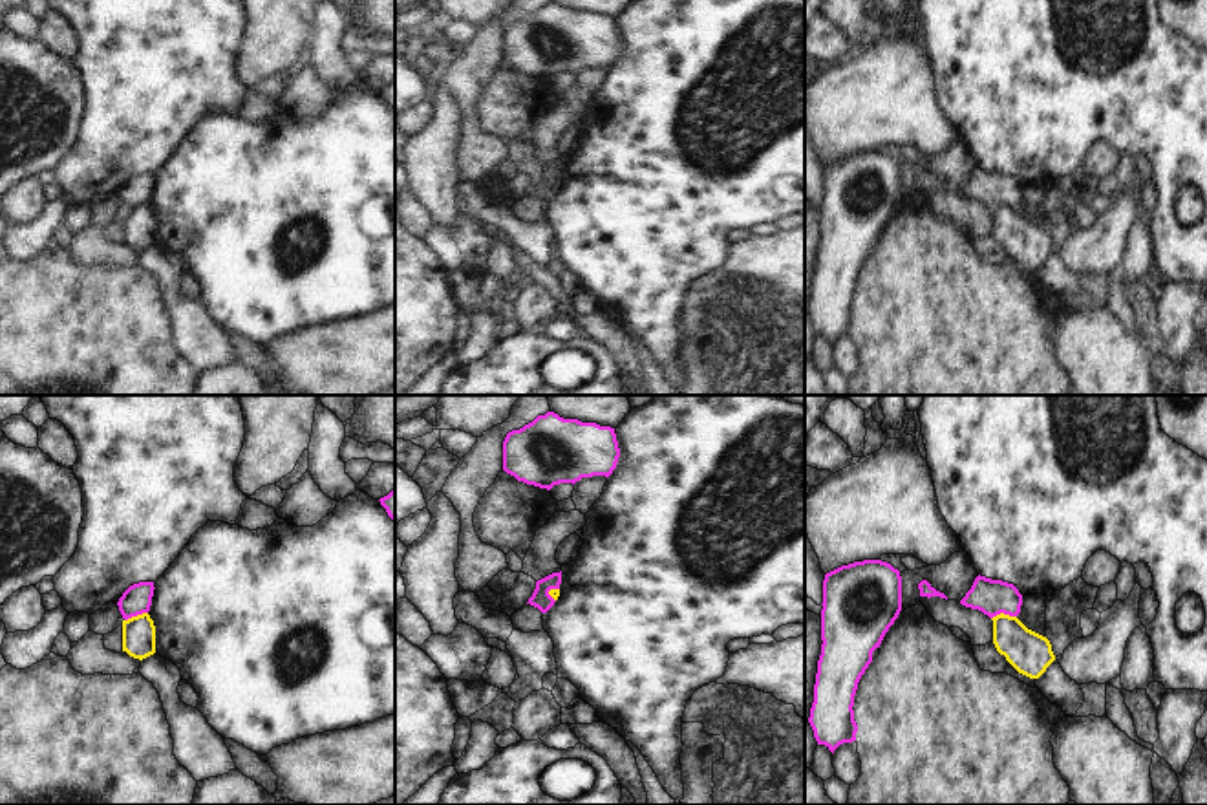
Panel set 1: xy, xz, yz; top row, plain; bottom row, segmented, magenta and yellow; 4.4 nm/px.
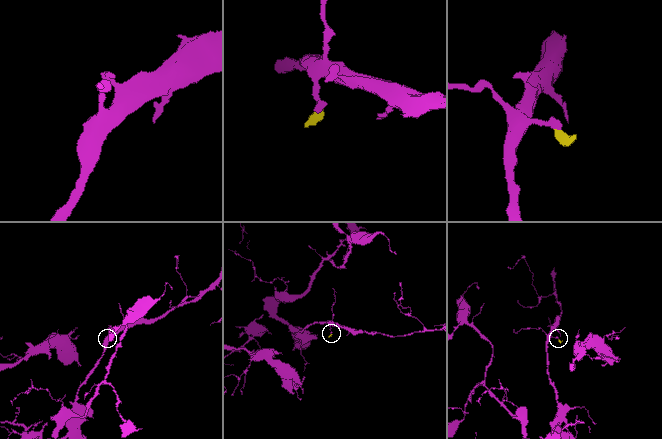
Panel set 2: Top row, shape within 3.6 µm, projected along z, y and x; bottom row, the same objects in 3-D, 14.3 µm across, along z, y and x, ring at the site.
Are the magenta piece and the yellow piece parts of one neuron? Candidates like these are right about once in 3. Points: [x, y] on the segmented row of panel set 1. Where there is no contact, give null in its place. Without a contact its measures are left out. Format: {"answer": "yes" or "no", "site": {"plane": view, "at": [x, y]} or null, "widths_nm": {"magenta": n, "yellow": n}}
{"answer": "no", "site": {"plane": "yz", "at": [1003, 611]}, "widths_nm": {"magenta": 160, "yellow": 190}}

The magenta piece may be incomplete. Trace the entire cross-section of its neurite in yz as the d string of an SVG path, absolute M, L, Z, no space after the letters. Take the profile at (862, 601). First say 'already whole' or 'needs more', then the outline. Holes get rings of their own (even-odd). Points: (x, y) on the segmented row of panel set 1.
already whole | M881 560L841 565L825 574L821 606L823 644L808 723L817 745L825 745L834 754L839 745L856 741L854 695L861 675L872 662L872 651L880 648L902 611L900 571Z

